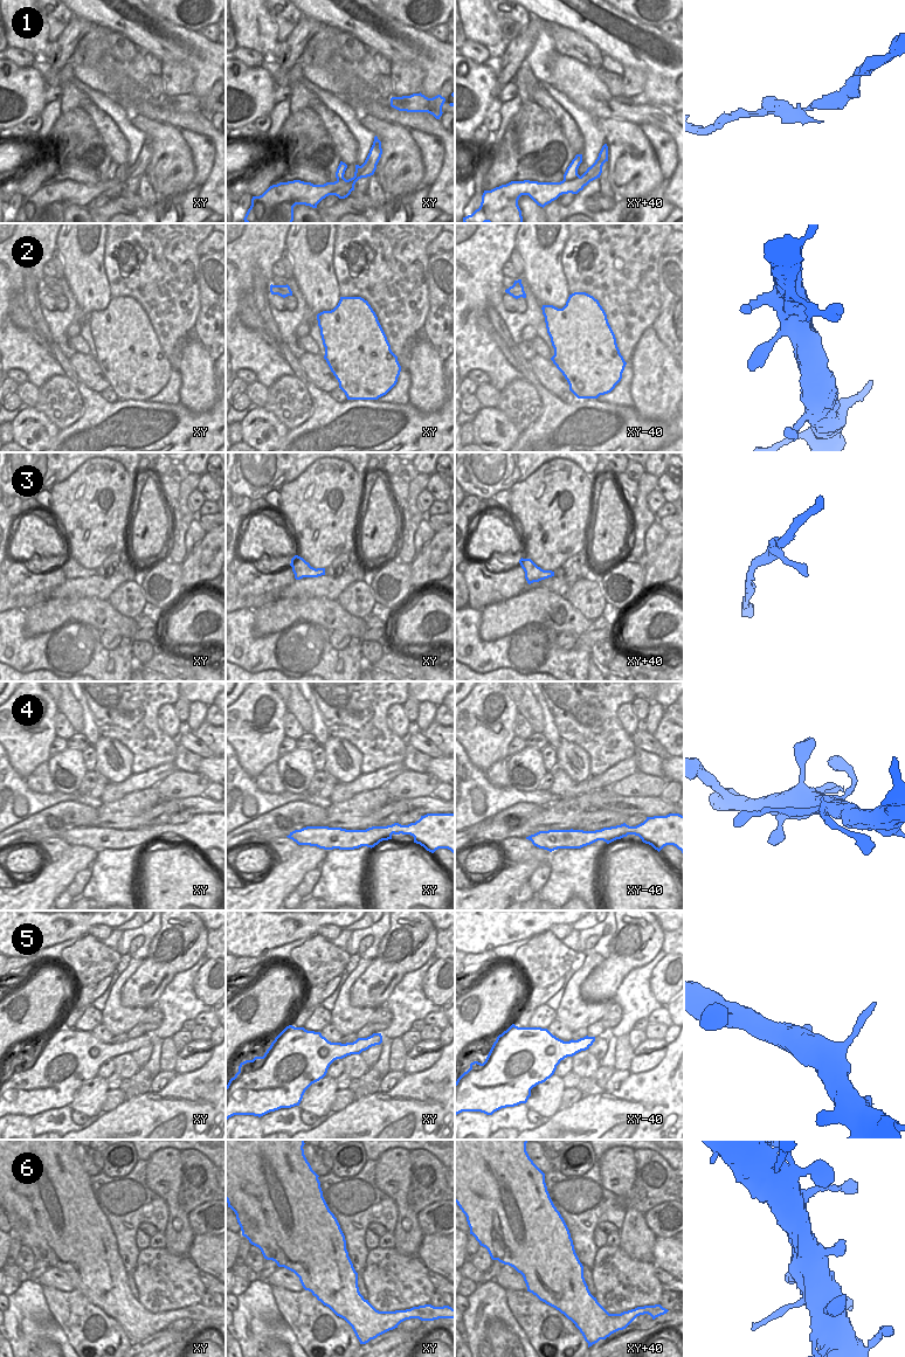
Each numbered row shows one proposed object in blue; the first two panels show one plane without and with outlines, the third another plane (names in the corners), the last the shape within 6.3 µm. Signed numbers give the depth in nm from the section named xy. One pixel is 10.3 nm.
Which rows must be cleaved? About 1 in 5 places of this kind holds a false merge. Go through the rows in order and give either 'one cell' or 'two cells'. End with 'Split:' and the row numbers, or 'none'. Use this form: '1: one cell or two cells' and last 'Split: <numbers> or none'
1: one cell
2: one cell
3: two cells
4: one cell
5: one cell
6: one cell
Split: 3

